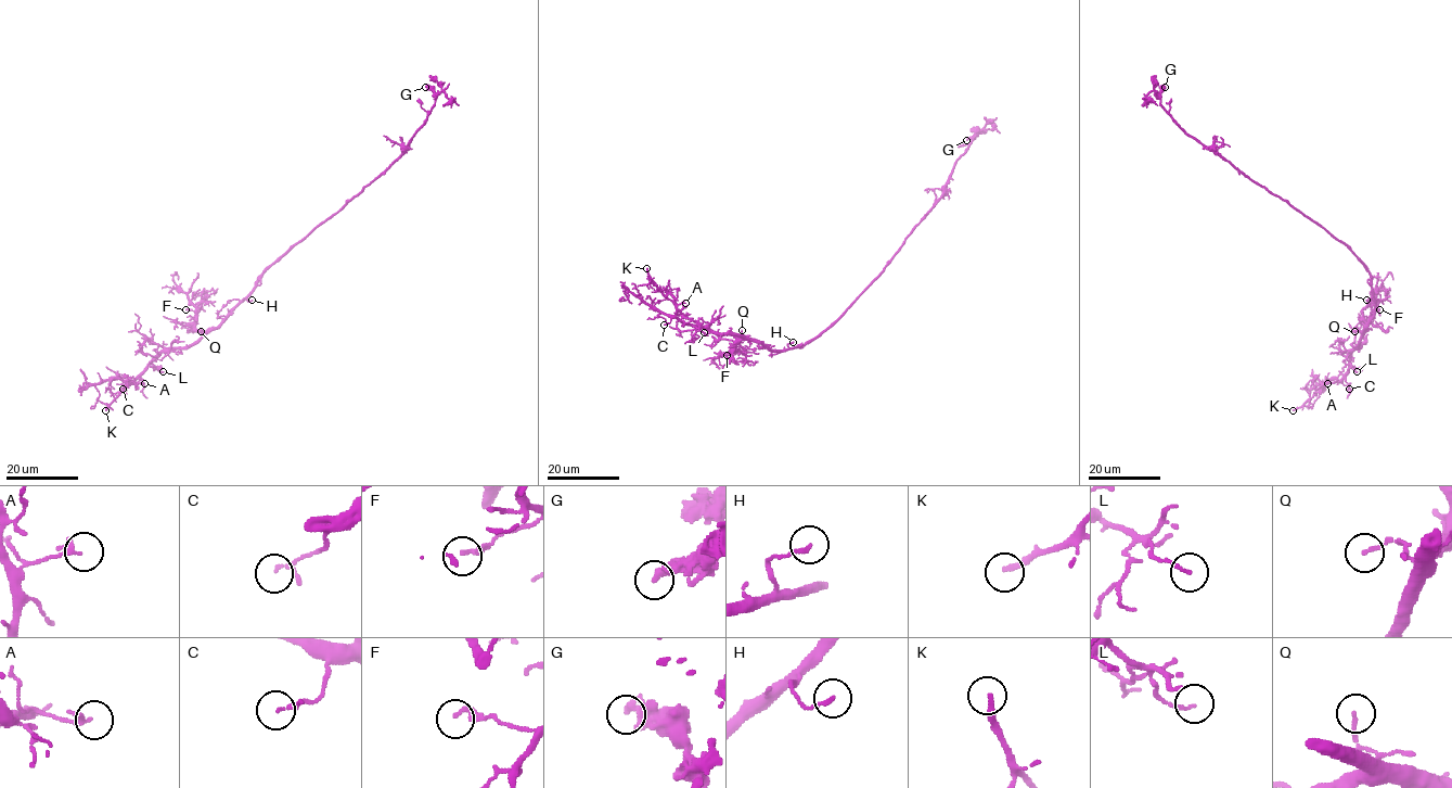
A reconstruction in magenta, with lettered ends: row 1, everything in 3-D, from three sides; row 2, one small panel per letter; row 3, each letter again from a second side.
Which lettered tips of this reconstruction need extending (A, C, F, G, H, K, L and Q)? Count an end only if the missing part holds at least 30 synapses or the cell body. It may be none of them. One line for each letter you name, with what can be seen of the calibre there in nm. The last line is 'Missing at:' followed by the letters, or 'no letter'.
K: calibre 200 nm
Missing at: K

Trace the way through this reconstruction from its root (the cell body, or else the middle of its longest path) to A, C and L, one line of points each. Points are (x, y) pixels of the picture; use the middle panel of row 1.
A: (840, 316), (802, 346), (769, 350), (758, 341), (684, 325), (677, 316), (677, 306), (685, 303)
C: (840, 316), (804, 345), (783, 350), (769, 350), (758, 341), (736, 334), (709, 332), (675, 317), (664, 325)
L: (840, 316), (804, 345), (783, 350), (769, 350), (758, 341), (709, 332), (693, 326), (704, 332)

